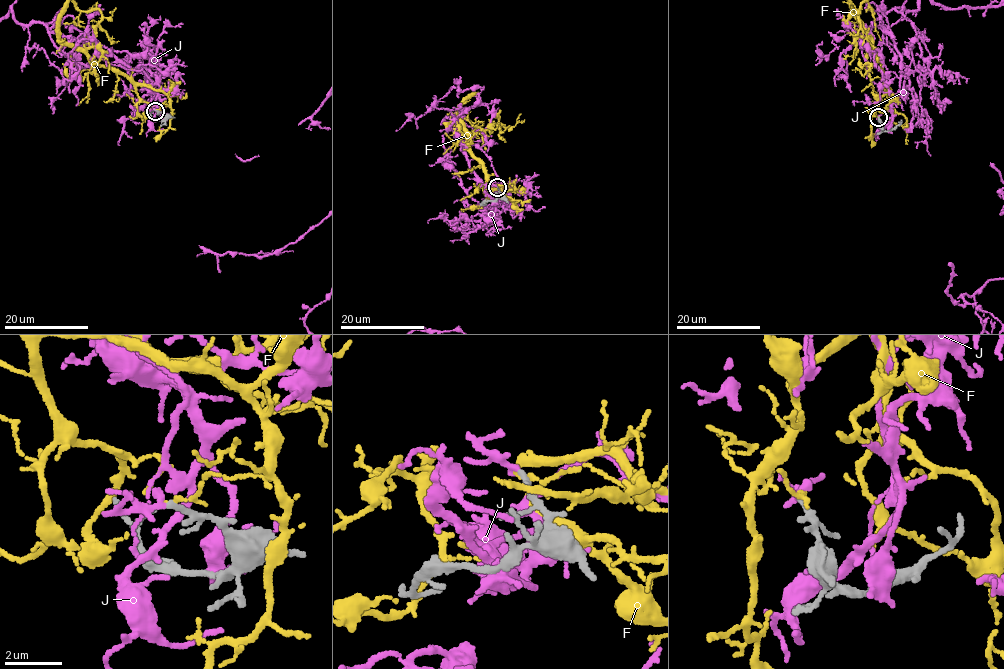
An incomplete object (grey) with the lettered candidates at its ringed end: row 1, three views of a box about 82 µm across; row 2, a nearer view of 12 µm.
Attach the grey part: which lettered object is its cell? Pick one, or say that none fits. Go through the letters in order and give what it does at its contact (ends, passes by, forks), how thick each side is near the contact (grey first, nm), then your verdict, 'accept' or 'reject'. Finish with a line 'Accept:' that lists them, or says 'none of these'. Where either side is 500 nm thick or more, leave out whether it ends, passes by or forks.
F: it ends | 200/150 nm | reject
J: it passes by | 200/220 nm | accept
Accept: J

